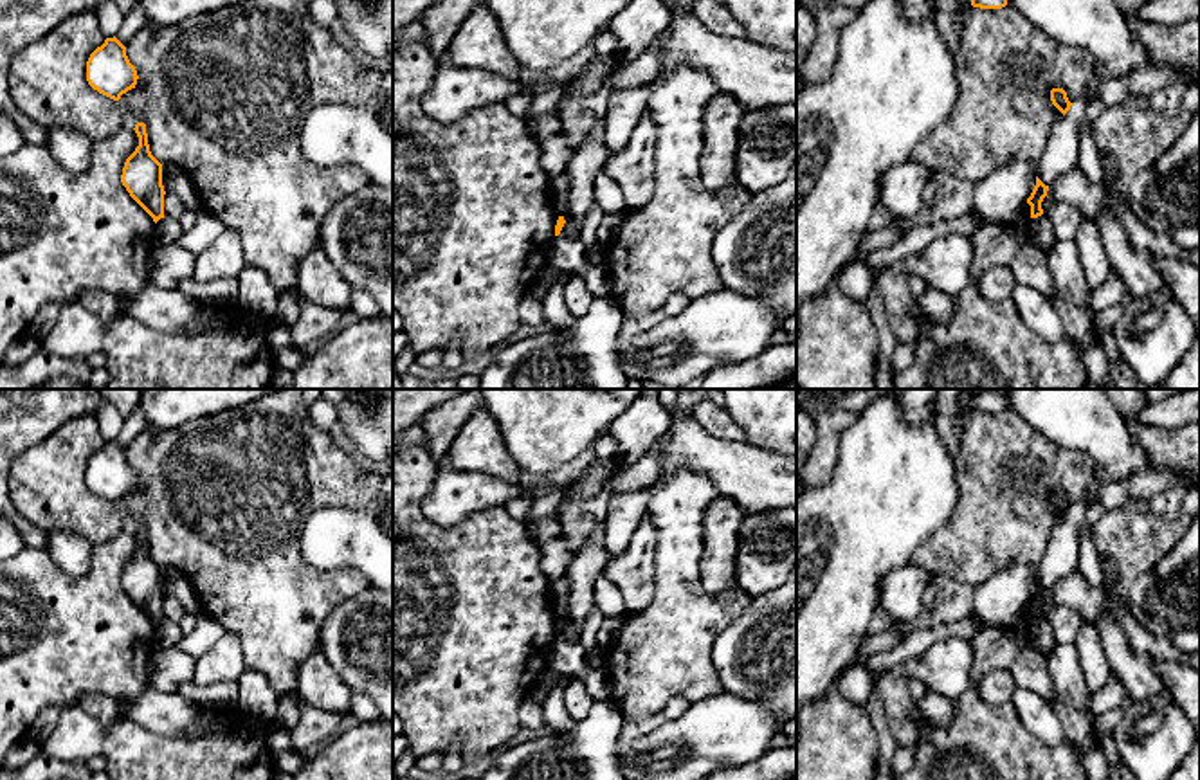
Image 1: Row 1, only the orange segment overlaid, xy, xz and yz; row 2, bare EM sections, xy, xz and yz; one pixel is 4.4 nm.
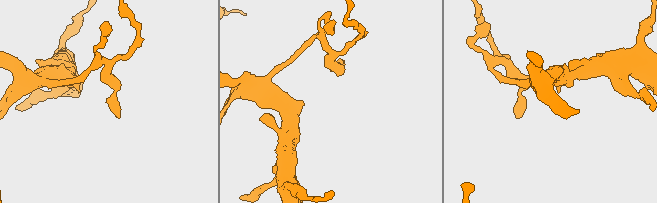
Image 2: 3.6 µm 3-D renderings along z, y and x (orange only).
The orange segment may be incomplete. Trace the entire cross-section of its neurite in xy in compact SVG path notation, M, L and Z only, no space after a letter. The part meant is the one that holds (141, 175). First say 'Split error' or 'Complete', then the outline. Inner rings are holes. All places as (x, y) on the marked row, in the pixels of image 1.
Complete. M137 122L133 130L139 137L139 146L126 159L121 182L157 223L164 218L162 164L150 151L146 124Z

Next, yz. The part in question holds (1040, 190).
Complete. M1036 177L1036 186L1027 198L1027 204L1031 205L1031 218L1038 218L1043 214L1041 202L1047 196L1049 186L1045 186L1038 177Z

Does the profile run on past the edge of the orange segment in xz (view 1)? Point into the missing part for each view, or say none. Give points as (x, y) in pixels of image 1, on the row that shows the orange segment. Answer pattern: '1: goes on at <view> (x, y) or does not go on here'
1: does not go on here

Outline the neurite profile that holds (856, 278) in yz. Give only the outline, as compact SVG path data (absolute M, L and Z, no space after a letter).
M854 258L840 270L834 285L861 304L867 304L874 288L874 270L865 259Z

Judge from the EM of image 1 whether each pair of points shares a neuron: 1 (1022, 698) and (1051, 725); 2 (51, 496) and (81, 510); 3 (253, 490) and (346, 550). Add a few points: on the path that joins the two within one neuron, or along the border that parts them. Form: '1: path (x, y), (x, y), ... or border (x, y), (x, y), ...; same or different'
1: path (1029, 705), (1044, 719); same
2: path (58, 498), (74, 507); same
3: border (345, 507), (310, 514), (300, 541), (307, 564); different

